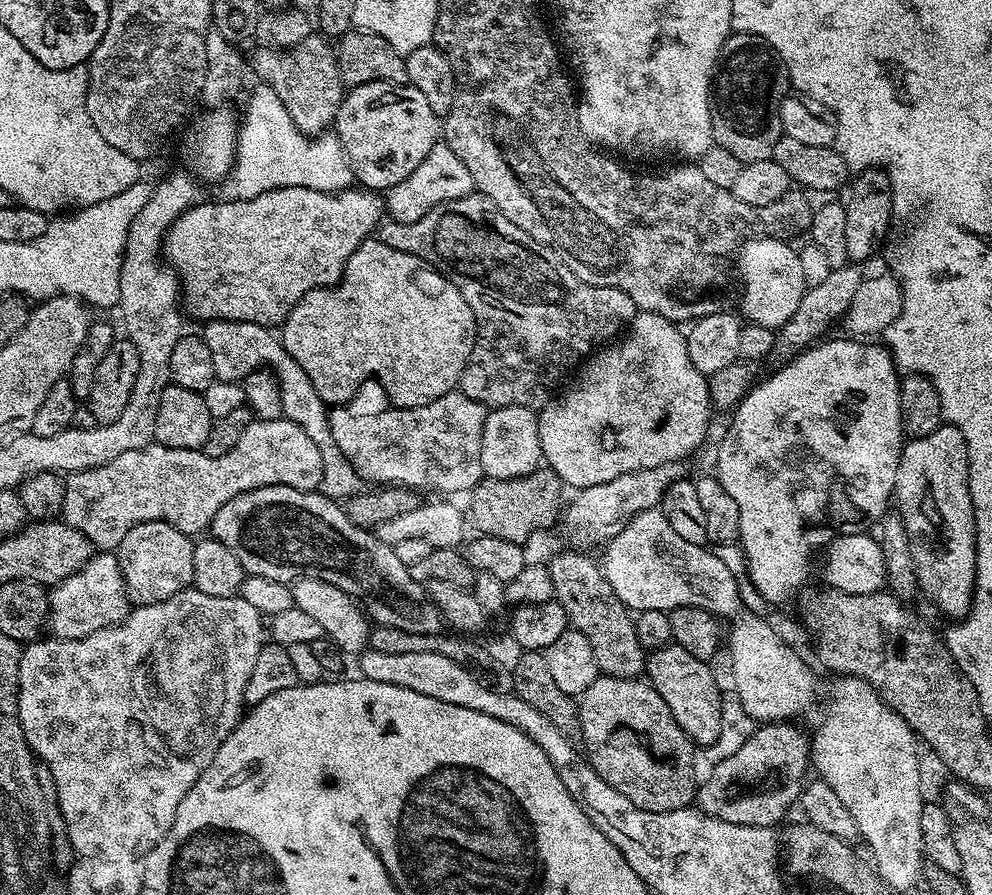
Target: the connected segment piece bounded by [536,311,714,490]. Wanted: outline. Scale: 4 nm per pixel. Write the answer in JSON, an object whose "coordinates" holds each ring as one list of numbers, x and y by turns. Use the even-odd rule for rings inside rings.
{"coordinates":[[637,311,629,328,631,340,628,341,628,344,624,345,623,349,616,349,616,352,607,353,604,359,596,364,594,373,594,381,596,380,596,383,593,385,593,382,587,383,577,393,573,393,572,396,564,400,564,403,552,405,544,412,543,419,536,417,538,438,540,439,540,454,543,463,547,467,553,468,558,474,560,481,564,484,572,480,572,483,568,486,569,489,579,490,590,486,598,486,602,482,610,482,610,478,618,478,620,474,626,474,634,470,650,470,654,466,662,466,675,460,683,461,685,459,684,456,690,454,692,456,705,443,706,437,704,435,708,432,708,423,712,420,712,412,714,413,712,392,708,388,708,377,698,371,694,366,694,362,690,362,685,333,680,328,672,332,672,328,668,328,670,323,671,320,662,318,653,312]]}

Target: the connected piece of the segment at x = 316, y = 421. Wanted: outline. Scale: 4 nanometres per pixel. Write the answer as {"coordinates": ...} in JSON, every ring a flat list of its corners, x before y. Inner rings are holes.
{"coordinates":[[210,320,203,325,203,328,202,339,210,350,210,359,214,361,216,380,240,382,244,377,252,372,261,371,265,366,275,372,276,380,280,384,283,419,302,426,302,430,306,430,306,434,310,434,310,438,314,438,314,442,320,448,324,463,324,477,320,480,319,491,337,502,357,495,362,488,362,478,334,442,328,425,329,409,324,400,318,398,318,390,314,390,310,378,306,378,306,370,302,370,302,366,298,366,298,362,294,362,294,358,288,356,281,337,277,333,275,336,272,328,264,328,254,322]]}

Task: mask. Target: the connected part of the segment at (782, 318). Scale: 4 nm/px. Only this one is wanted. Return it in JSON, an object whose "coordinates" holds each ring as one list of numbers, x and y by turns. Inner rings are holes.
{"coordinates":[[760,234,745,240,738,249,740,260,736,264,737,270,744,275,743,319,773,330,778,330,796,313,798,302,802,302,806,291,797,249,776,239,780,238]]}

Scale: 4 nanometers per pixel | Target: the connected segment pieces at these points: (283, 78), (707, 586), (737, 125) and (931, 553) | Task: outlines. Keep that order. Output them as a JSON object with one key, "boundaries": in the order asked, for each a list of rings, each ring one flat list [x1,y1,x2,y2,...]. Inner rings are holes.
{"boundaries":[[[311,34,302,39,292,48,275,48,269,46,257,47,258,50,250,56,250,68,261,76,267,87,273,88,286,110,292,115,296,127,305,134,324,134,335,125,336,111,344,101,346,85,340,79,340,64,336,61,336,49,333,41,323,34]],[[659,508,630,518,622,531,607,541,605,548,608,549,602,559,604,577,620,601,637,613,671,614,680,605,690,604,693,608,705,608,717,618,726,618,726,610,742,606,741,585,730,574,730,566,705,545,684,541]],[[733,31,724,39,710,89,712,124,726,124,740,136,764,140,768,144,764,160,772,158,770,146,775,146,782,135,780,117,774,114,778,104,776,68,778,72,778,57,762,38]],[[941,423,938,430,934,430,925,436,913,436,905,443,900,452,900,461,898,462,898,474,896,475,896,490,894,493,895,503,898,505,898,511,902,522,906,526,906,534,910,544,910,558,912,559,912,568,916,572,916,582,921,593,924,592,945,612,948,618,963,618,968,615,972,609,972,595,976,589,976,523,974,522,974,506,970,498,970,486,968,485,968,451,966,450,966,438,952,424]]]}

